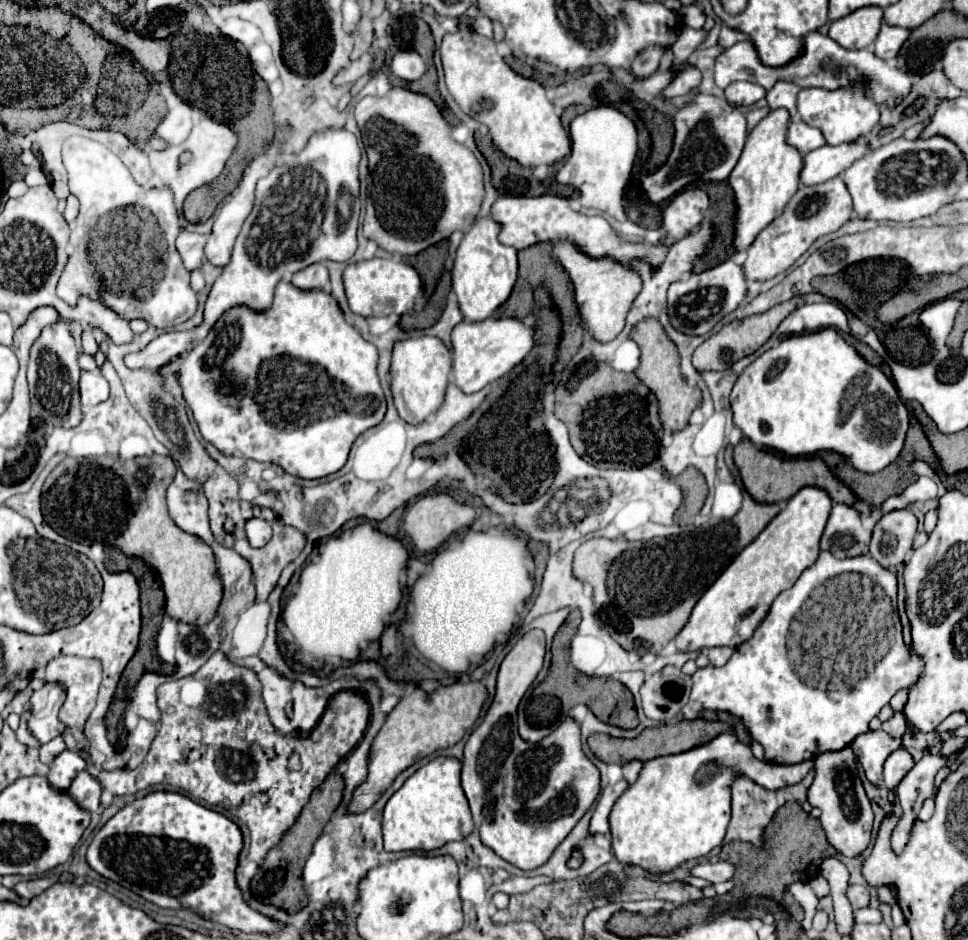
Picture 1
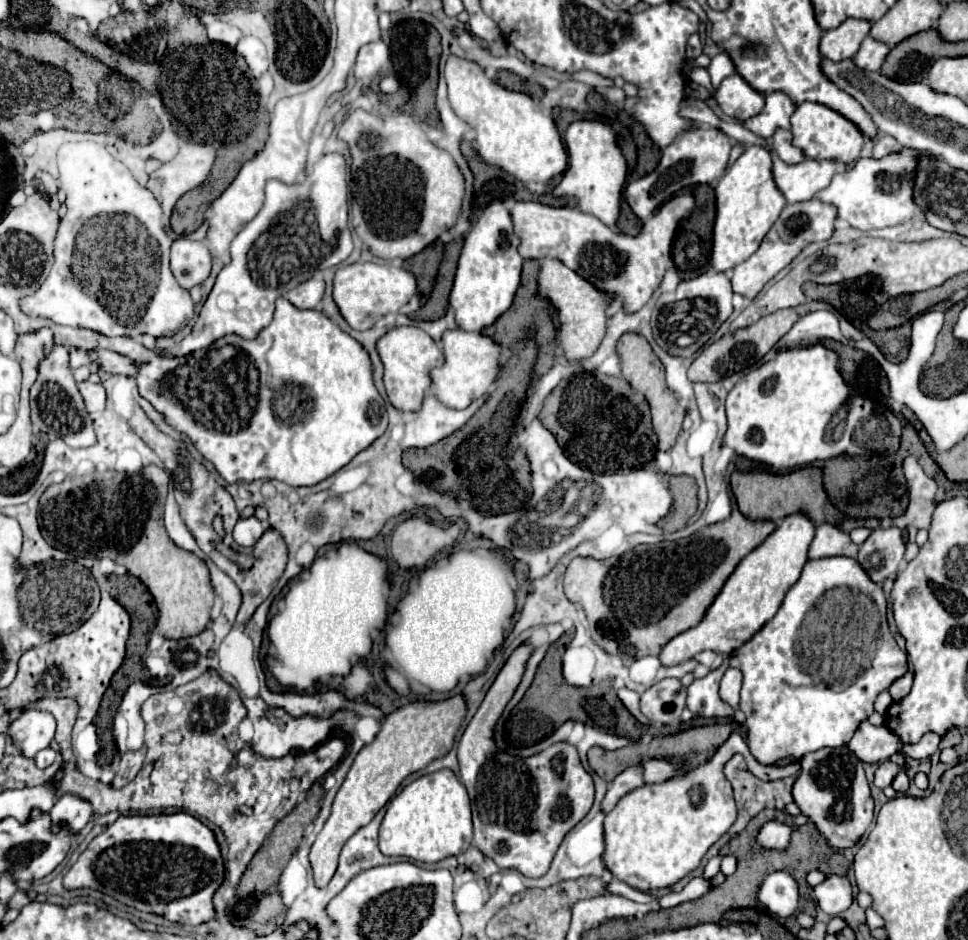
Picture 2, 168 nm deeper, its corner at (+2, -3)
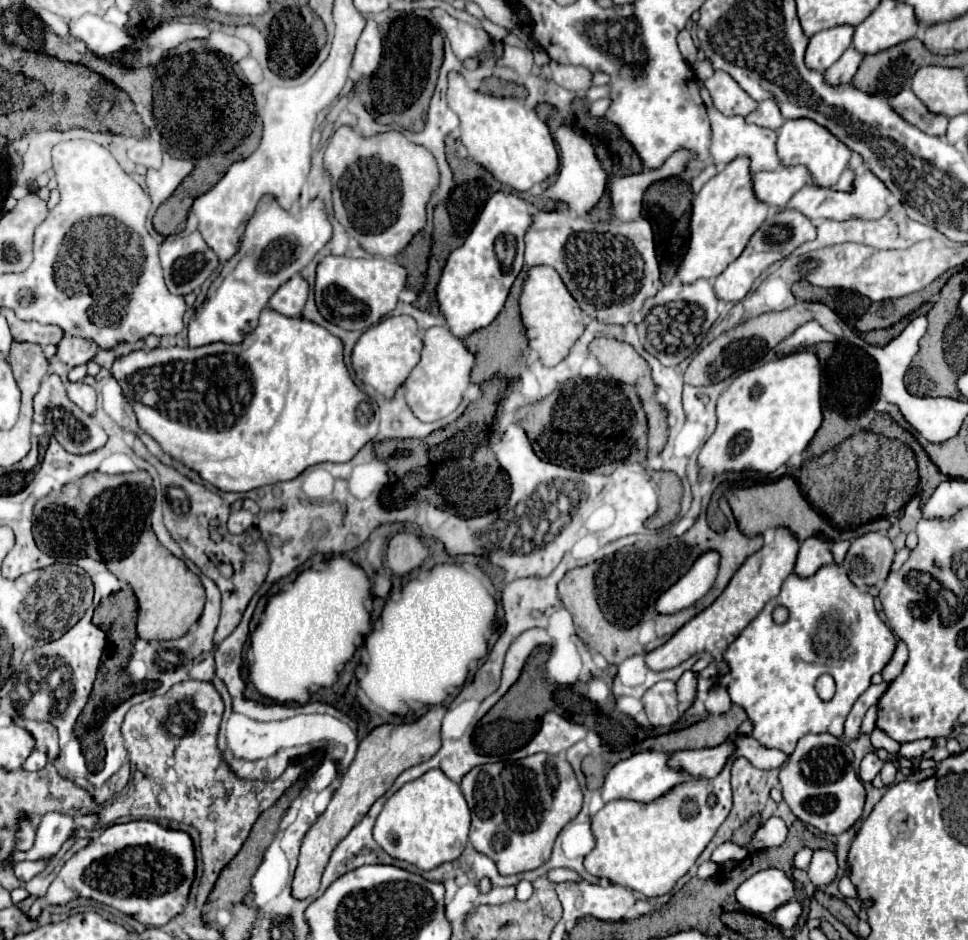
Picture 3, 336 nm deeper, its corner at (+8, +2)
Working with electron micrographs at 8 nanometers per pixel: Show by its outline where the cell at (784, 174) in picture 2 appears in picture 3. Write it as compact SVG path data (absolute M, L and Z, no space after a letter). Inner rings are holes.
M780 166L772 172L754 176L754 194L770 206L786 206L792 194L796 194L808 180L808 170L804 170L804 166Z

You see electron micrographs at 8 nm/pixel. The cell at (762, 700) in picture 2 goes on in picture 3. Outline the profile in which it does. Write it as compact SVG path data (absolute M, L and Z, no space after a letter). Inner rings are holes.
M832 562L812 574L812 578L800 578L792 572L784 580L782 592L764 606L764 610L724 652L728 672L716 674L708 680L704 676L698 676L696 692L708 694L714 686L726 688L732 704L738 704L746 710L748 720L752 722L750 736L756 738L764 748L776 748L784 754L792 754L796 742L806 734L828 732L840 738L844 734L844 718L848 716L856 698L860 698L860 694L864 694L864 690L870 686L870 678L876 672L884 670L894 652L896 638L880 620L880 616L876 616L874 598L868 592L860 592L842 570L842 566ZM778 606L784 606L790 612L788 622L784 624L776 624L772 618L772 612ZM824 614L844 620L850 628L850 638L846 640L848 644L844 648L848 656L836 664L814 664L818 666L818 670L822 670L822 674L828 672L836 680L836 694L830 702L820 700L814 690L814 682L802 682L802 674L798 674L798 680L792 678L794 660L804 662L796 654L814 654L812 632L816 630ZM768 674L776 676L776 682L768 682Z

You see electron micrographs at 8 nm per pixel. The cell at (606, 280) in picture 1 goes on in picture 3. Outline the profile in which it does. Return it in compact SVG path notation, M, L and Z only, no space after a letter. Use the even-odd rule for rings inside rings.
M534 266L528 270L528 280L524 282L520 296L520 312L528 334L528 348L538 352L542 364L546 366L556 366L562 362L584 332L584 312L580 306L576 306L576 300L572 294L568 294L568 288L552 266Z

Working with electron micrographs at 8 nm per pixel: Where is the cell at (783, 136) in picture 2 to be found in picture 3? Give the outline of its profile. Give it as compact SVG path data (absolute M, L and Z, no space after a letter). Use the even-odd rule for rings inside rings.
M700 84L700 94L702 94L702 100L704 100L706 108L708 108L708 116L710 116L710 122L712 122L712 146L710 146L710 154L714 156L714 164L728 164L736 156L748 156L752 160L750 170L754 174L762 172L762 170L776 170L780 166L780 158L776 154L776 132L774 130L756 126L756 124L746 124L742 120L742 116L728 118L728 116L720 114L714 108L714 104L710 100L710 94L708 94L708 90L702 84Z

